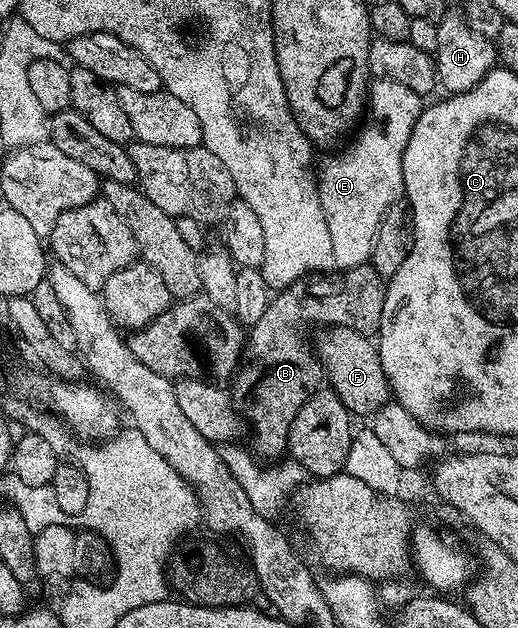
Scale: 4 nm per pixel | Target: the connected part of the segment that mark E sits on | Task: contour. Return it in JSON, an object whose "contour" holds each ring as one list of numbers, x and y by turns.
{"contour":[[372,80,359,138,352,143,348,153,335,153,324,159,323,166,318,166,321,211,325,211,325,224,329,226,336,270,352,269,370,262,385,211,389,211,391,205,400,204,404,196,405,147,409,147,409,135,413,135,413,127,424,108,424,98,402,83]]}

